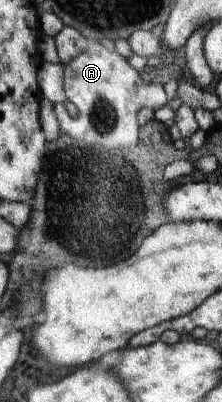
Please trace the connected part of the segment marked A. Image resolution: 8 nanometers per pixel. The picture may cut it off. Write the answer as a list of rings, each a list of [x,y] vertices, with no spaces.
[[[90,41],[85,52],[65,65],[64,89],[67,103],[54,105],[54,111],[60,124],[62,133],[74,138],[76,141],[84,141],[88,145],[100,143],[104,147],[124,149],[135,146],[139,142],[138,111],[140,109],[162,109],[168,103],[162,84],[154,84],[140,77],[139,73],[130,66],[118,52],[108,51],[100,42]]]

